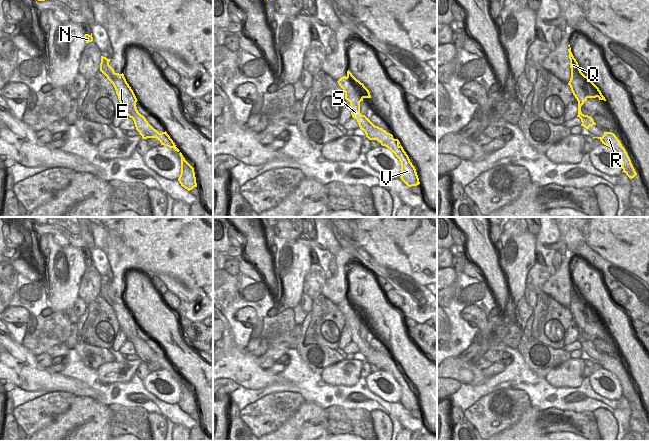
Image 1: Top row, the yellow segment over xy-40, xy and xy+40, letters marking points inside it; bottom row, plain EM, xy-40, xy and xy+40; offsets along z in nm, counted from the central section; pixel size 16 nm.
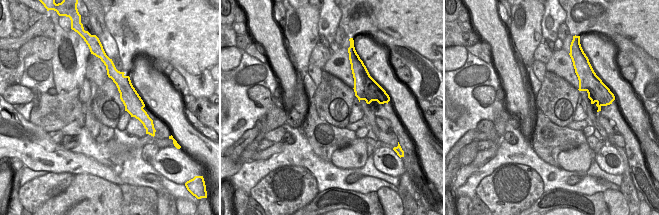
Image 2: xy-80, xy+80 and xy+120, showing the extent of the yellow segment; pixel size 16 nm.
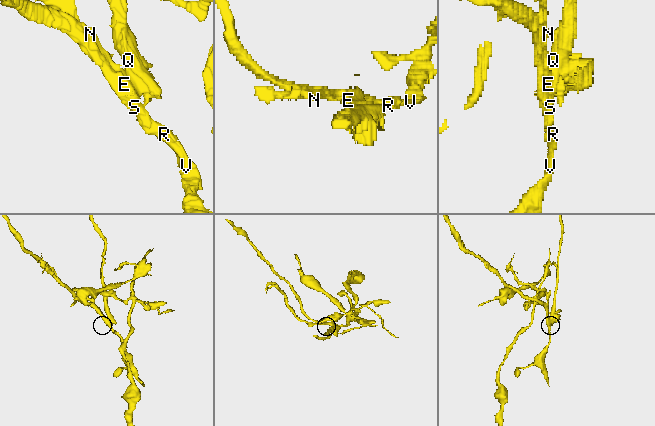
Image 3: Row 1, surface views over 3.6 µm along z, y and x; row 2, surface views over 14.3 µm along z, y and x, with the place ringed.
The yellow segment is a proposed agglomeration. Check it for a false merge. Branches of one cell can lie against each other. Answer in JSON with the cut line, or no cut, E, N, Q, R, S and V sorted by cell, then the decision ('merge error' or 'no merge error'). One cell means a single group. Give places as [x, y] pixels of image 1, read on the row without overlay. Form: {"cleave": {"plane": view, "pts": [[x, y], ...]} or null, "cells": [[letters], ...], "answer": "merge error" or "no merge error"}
{"cleave": {"plane": "xy", "pts": [[346, 301], [351, 309], [358, 311], [362, 323]]}, "cells": [["E", "N", "R", "S", "V"], ["Q"]], "answer": "merge error"}

